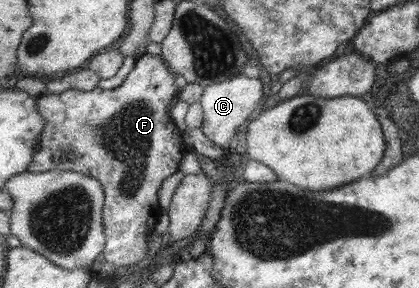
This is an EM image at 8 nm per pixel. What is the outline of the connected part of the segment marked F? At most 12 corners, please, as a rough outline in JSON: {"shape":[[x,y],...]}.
{"shape":[[141,54],[121,85],[37,96],[28,172],[102,184],[105,261],[145,257],[177,171],[175,77]]}

